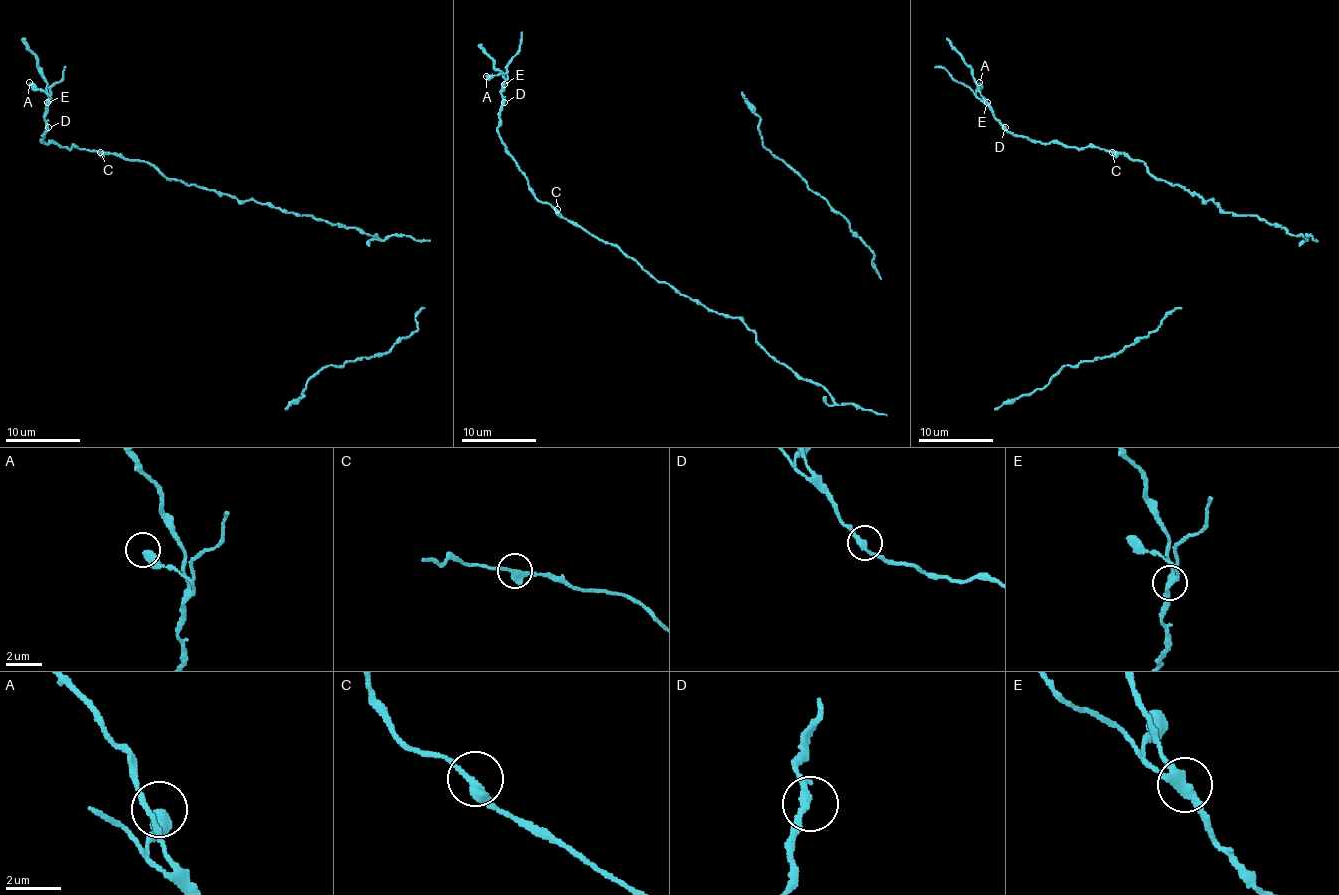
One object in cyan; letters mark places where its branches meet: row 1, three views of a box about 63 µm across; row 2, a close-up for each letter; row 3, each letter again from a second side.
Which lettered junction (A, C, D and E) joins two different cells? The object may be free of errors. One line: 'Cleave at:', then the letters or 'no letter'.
Cleave at: E

